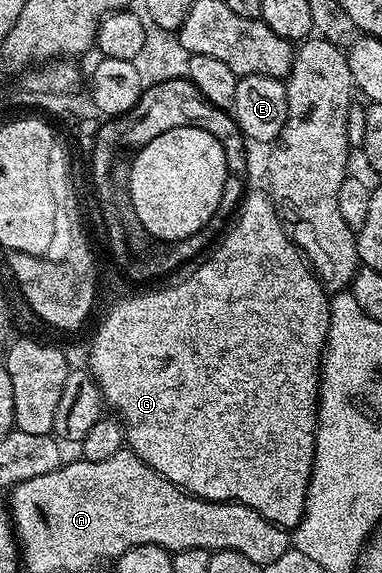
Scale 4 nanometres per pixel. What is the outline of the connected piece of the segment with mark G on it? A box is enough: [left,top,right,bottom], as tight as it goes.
[86,195,330,530]

